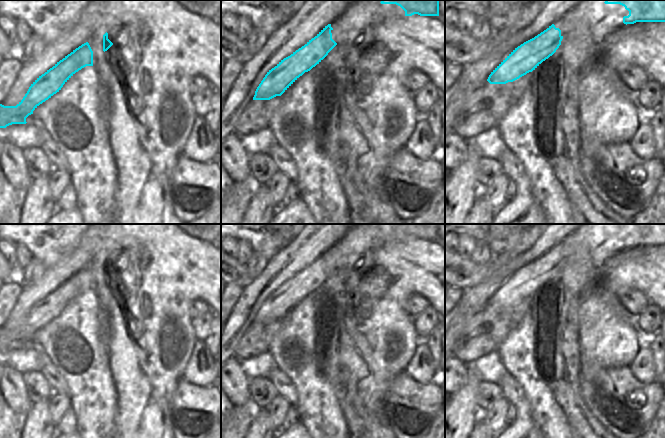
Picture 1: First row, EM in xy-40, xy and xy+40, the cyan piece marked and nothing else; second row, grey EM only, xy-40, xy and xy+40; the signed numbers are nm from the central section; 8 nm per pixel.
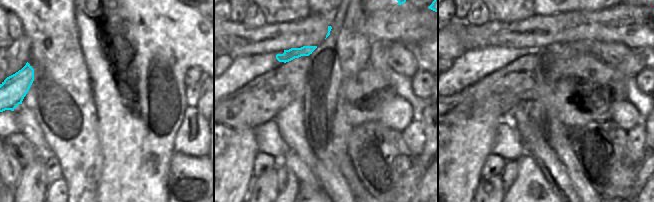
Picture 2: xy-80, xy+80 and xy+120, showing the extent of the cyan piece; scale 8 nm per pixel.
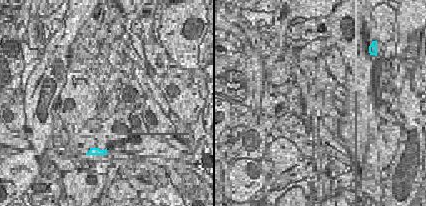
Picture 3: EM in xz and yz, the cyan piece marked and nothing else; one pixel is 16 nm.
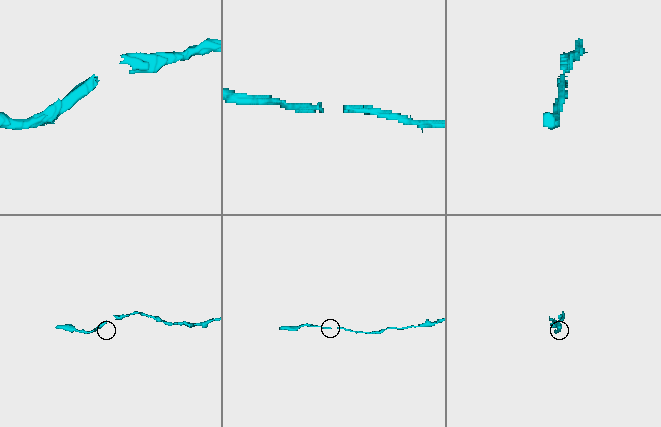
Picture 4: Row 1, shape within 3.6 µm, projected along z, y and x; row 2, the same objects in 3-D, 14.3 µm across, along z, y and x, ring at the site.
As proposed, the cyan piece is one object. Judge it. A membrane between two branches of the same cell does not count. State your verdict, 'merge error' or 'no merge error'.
no merge error

